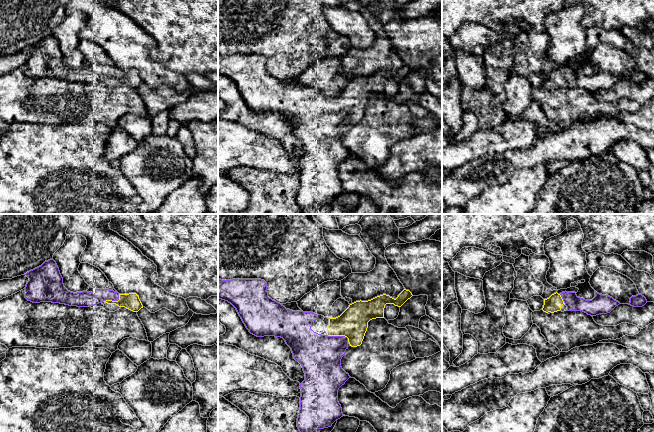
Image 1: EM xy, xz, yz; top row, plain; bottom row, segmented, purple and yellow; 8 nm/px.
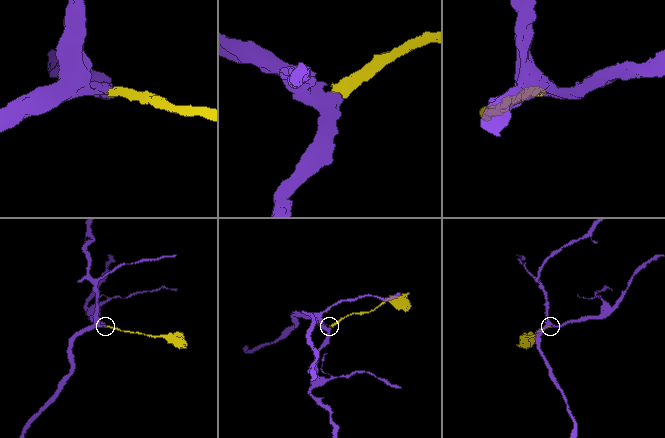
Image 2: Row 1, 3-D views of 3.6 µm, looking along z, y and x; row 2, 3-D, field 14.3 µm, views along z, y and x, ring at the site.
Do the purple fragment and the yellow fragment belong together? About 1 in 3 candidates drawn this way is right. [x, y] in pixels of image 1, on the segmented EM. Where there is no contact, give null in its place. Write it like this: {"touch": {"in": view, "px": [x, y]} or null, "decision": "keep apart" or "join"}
{"touch": {"in": "xz", "px": [339, 336]}, "decision": "join"}

